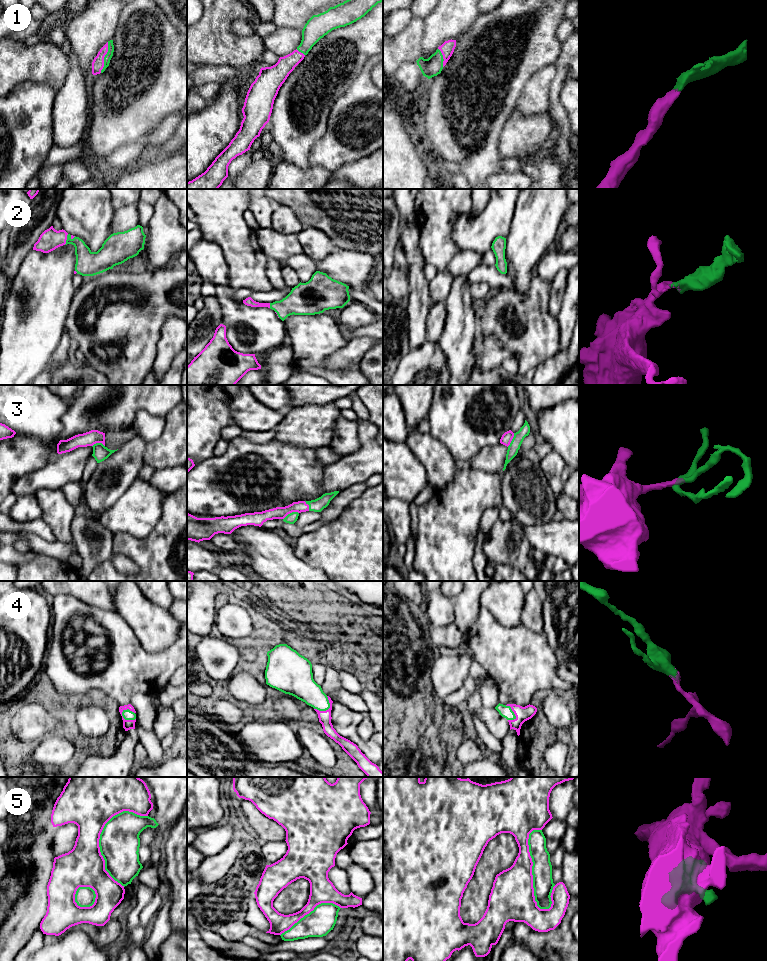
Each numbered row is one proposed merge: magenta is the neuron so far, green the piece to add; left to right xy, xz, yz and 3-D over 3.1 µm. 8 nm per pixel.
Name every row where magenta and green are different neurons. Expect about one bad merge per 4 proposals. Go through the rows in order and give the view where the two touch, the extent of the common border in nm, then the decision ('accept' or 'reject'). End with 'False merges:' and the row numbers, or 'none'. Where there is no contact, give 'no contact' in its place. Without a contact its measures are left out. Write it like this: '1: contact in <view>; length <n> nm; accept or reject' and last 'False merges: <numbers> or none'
1: contact in xy; length 260 nm; accept
2: contact in xy; length 90 nm; accept
3: contact in xz; length 140 nm; accept
4: contact in xy; length 130 nm; accept
5: contact in yz; length 650 nm; reject
False merges: 5

